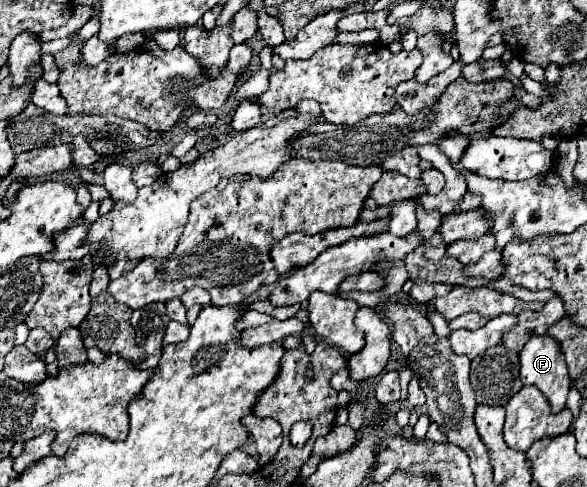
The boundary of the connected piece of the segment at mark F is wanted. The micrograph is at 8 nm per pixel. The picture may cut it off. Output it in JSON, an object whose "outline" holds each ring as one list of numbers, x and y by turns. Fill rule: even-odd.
{"outline":[[535,335,525,343,519,357,521,381,539,387,555,413,565,409,571,379,567,375,567,363,559,341,551,335]]}

